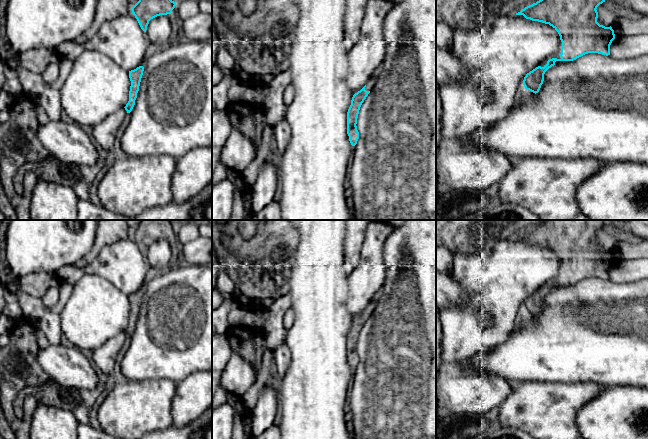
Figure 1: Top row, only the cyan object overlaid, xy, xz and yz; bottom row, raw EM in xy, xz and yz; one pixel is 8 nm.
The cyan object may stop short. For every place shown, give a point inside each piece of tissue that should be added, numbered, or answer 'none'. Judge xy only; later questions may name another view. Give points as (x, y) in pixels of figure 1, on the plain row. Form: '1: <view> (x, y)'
1: xy (152, 272)

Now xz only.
1: xz (371, 307)

